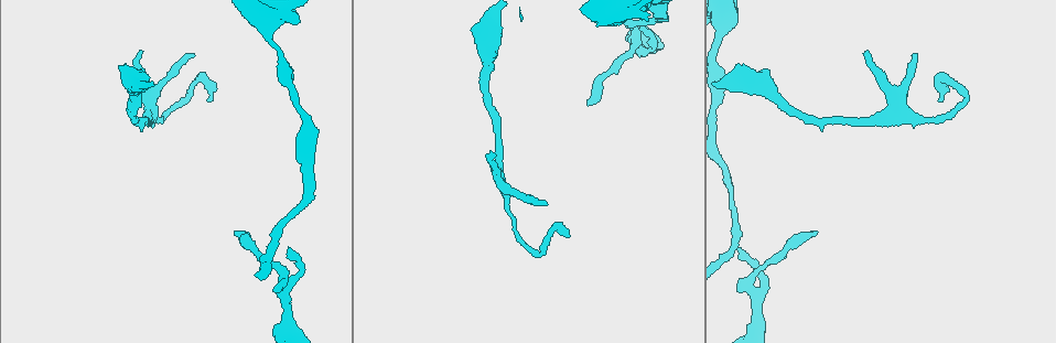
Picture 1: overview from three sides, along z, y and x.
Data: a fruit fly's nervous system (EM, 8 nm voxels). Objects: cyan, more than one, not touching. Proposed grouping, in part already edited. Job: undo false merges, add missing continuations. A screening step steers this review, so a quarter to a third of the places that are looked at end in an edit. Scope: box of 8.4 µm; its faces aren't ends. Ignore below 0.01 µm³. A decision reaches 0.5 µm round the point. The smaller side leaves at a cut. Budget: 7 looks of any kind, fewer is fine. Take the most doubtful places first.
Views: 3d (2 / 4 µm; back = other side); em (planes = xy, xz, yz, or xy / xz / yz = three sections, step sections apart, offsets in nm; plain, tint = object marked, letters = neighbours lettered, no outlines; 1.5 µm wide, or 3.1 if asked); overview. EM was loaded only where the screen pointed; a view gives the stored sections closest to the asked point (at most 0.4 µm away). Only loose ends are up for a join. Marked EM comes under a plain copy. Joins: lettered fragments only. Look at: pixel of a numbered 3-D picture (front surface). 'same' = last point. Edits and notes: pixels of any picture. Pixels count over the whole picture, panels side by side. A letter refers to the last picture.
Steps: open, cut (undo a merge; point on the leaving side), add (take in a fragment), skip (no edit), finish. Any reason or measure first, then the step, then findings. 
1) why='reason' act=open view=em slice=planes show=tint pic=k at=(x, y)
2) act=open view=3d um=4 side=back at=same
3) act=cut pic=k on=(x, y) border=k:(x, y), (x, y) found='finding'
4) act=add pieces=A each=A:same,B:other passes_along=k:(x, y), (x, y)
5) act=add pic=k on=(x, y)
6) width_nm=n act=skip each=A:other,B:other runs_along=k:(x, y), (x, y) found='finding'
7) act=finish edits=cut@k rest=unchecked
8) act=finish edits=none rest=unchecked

why='free end' act=open view=3d um=2 pic=1 at=(192, 57)

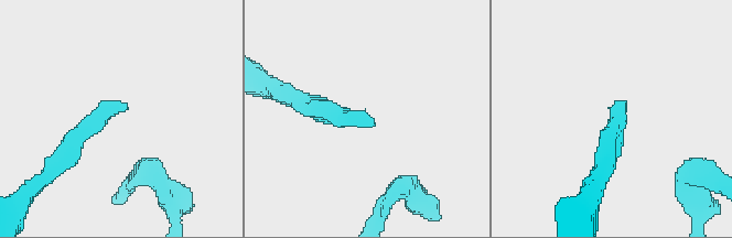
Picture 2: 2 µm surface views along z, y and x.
act=open view=em slice=planes show=letters pic=2 at=(623, 111)

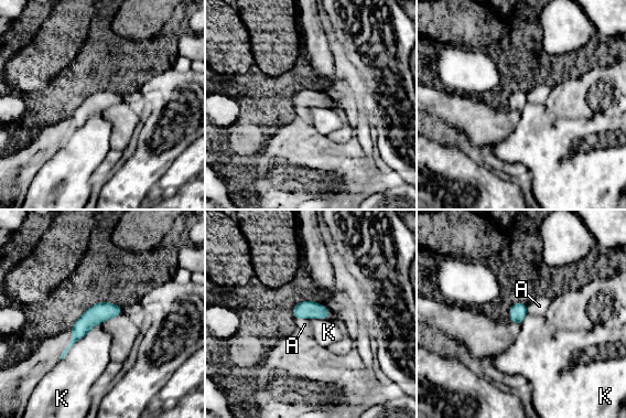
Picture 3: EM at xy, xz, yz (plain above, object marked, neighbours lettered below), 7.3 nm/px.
act=skip each=A:other,K:other runs_along=3:(118, 309), (96, 313), (74, 338) found='no lettered fragment goes on from it'

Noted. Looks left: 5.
why='tapers out' act=open view=em slice=xz step=8 show=letters pic=1 at=(644, 29)

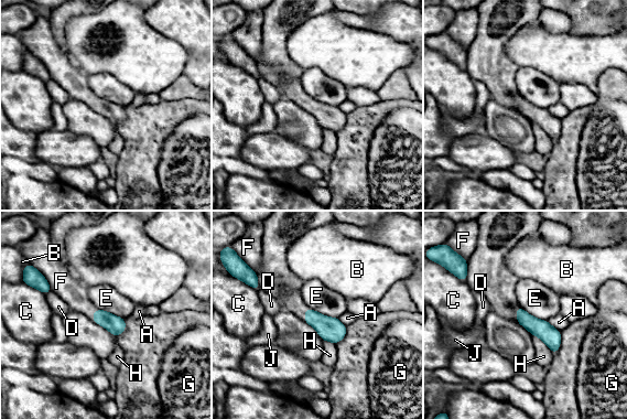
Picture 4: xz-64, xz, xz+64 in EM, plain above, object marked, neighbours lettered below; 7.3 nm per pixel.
why='cut it another way' act=open view=em slice=planes show=letters at=same

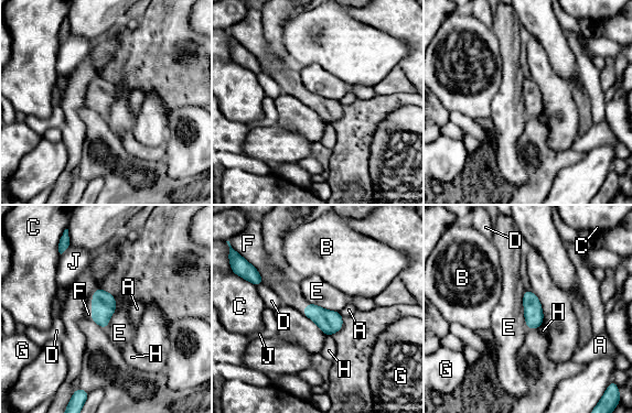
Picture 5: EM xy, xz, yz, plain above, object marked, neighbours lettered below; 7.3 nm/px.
act=add pieces=F each=A:other,B:other,C:other,D:other,E:other,F:same,G:other,H:other,J:other found='it goes on there'

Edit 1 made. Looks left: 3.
act=finish edits=add@5 rest=unchecked

